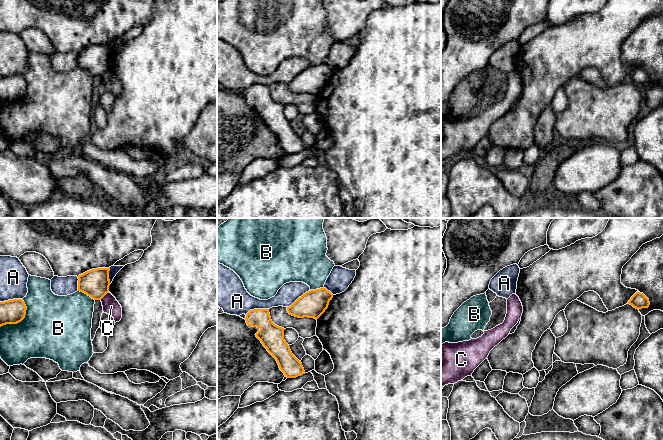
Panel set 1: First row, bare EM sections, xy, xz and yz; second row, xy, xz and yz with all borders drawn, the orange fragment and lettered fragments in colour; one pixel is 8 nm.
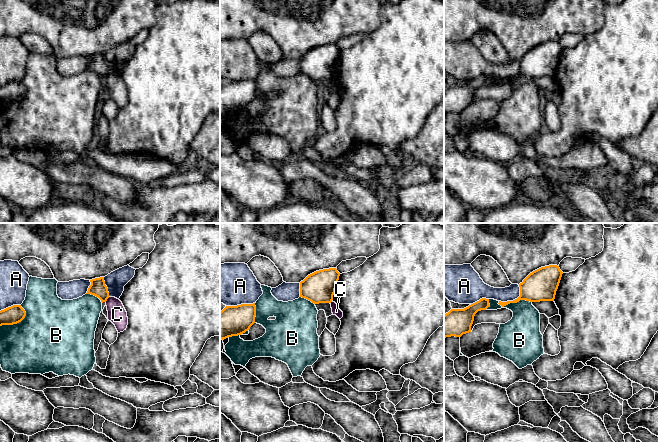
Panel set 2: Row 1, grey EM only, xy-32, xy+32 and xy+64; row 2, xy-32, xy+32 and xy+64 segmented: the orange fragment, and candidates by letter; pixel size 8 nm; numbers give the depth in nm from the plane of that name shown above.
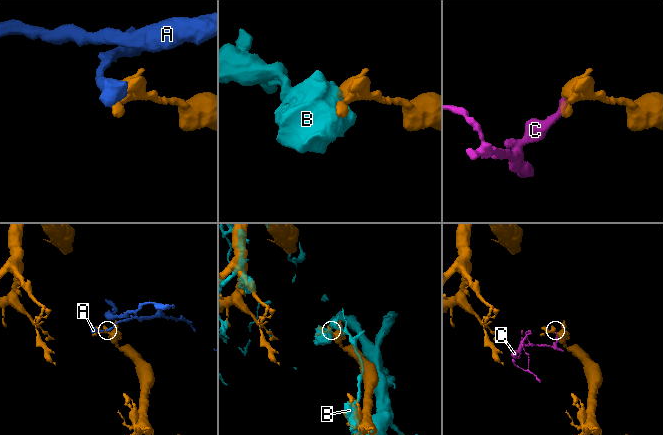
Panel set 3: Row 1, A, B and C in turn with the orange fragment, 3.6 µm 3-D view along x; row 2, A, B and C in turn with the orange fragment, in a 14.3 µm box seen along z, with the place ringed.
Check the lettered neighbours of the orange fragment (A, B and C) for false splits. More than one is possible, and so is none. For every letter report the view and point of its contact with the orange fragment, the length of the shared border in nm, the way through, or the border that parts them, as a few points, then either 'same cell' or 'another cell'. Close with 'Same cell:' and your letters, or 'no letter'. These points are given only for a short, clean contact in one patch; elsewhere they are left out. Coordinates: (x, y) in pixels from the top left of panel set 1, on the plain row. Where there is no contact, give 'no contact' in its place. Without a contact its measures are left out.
A: meets orange in xz at (299, 73); contact 240 nm long; another cell
B: meets orange in xy at (21, 96); contact 300 nm long; another cell
C: meets orange in xy at (104, 71); contact 100 nm long; border along xy (109, 68), (100, 75); another cell
Same cell: no letter

